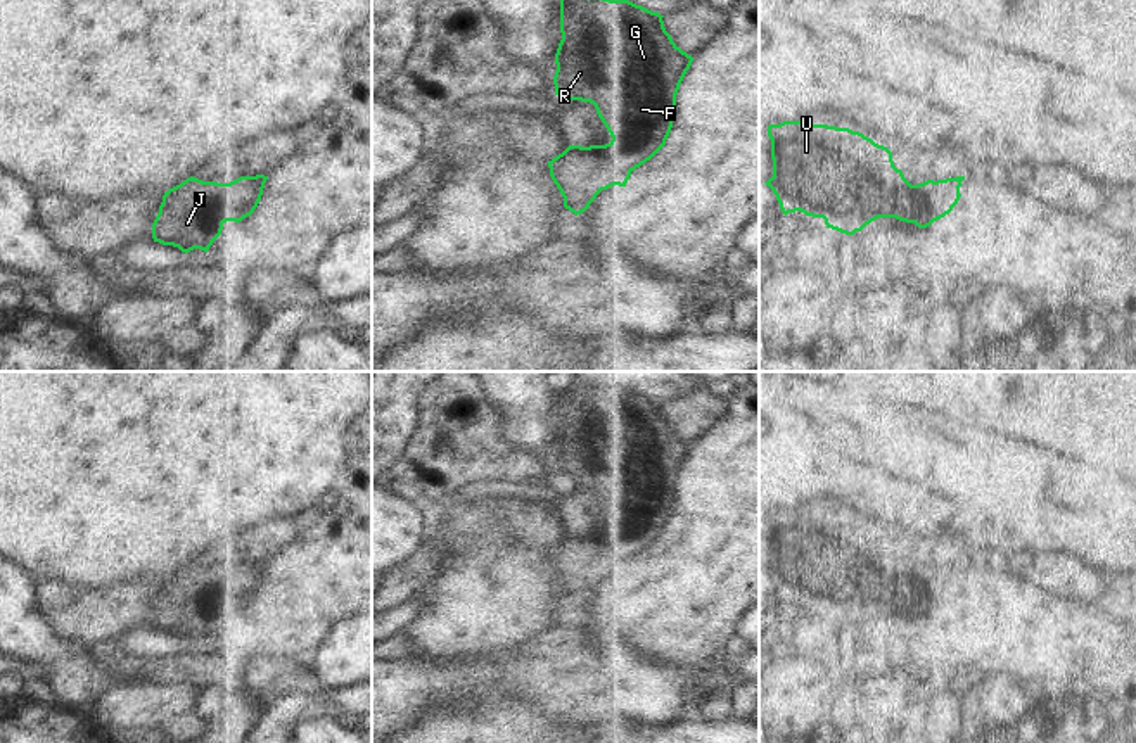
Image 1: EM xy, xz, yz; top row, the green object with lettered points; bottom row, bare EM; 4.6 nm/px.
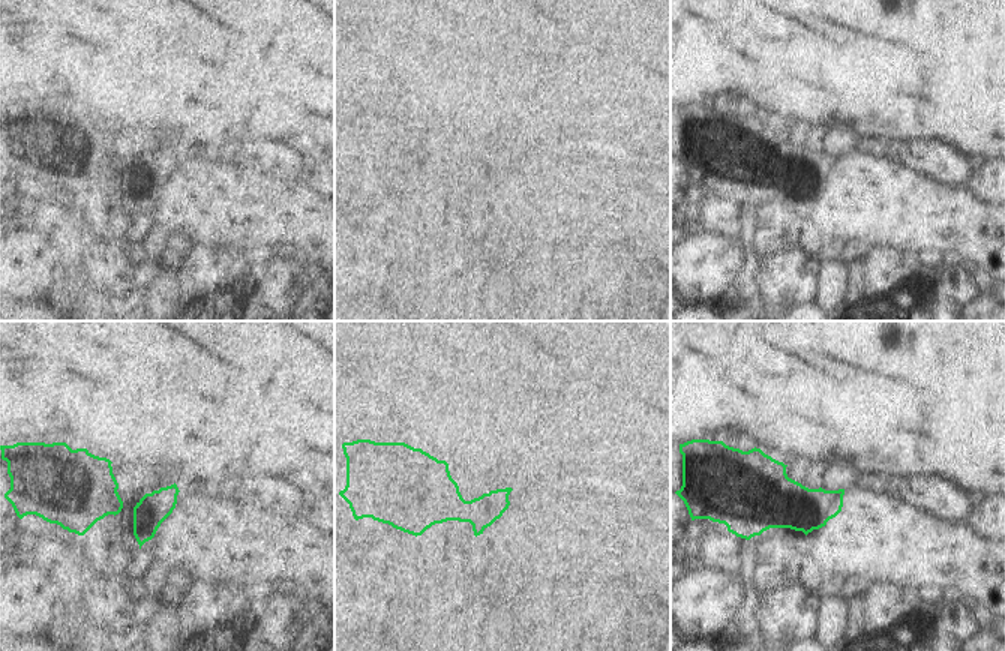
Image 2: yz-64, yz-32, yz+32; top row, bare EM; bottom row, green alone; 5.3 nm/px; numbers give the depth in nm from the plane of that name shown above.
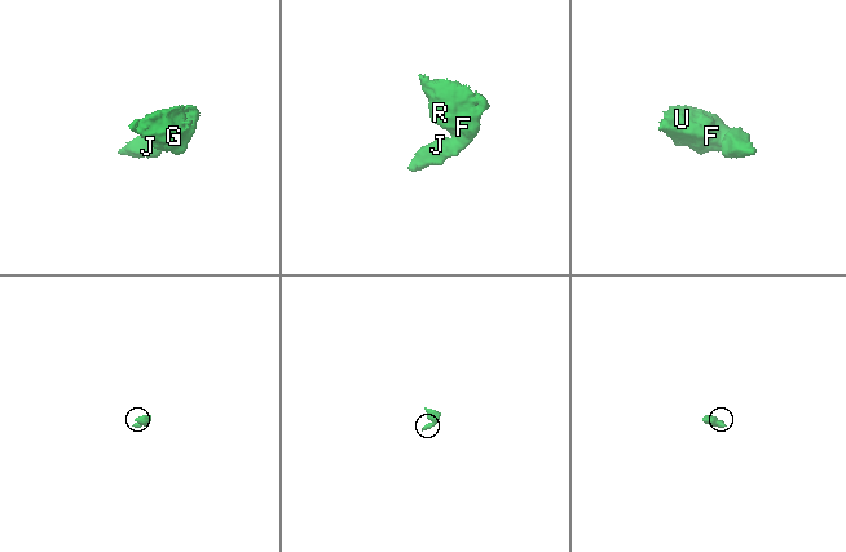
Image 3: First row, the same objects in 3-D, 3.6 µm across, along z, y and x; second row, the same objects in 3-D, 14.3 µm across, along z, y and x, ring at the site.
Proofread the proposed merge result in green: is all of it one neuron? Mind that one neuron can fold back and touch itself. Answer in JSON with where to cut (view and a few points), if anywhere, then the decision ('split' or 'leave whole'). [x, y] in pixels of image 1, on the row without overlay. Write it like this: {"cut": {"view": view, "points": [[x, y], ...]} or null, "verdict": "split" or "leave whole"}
{"cut": null, "verdict": "leave whole"}

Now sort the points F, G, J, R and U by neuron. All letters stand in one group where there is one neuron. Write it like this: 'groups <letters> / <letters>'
groups F G J R U

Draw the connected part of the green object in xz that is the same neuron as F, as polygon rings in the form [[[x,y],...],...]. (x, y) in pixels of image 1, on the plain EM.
[[[576,378],[557,382],[562,427],[555,441],[555,482],[593,491],[612,524],[605,532],[569,532],[548,548],[564,594],[578,603],[602,577],[626,574],[631,560],[666,532],[676,505],[676,482],[693,444],[673,429],[659,399],[629,387],[584,384]]]

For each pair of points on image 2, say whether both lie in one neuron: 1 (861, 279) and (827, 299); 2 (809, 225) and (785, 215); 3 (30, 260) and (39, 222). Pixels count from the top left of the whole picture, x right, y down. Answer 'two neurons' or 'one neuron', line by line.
1: two neurons
2: two neurons
3: two neurons

